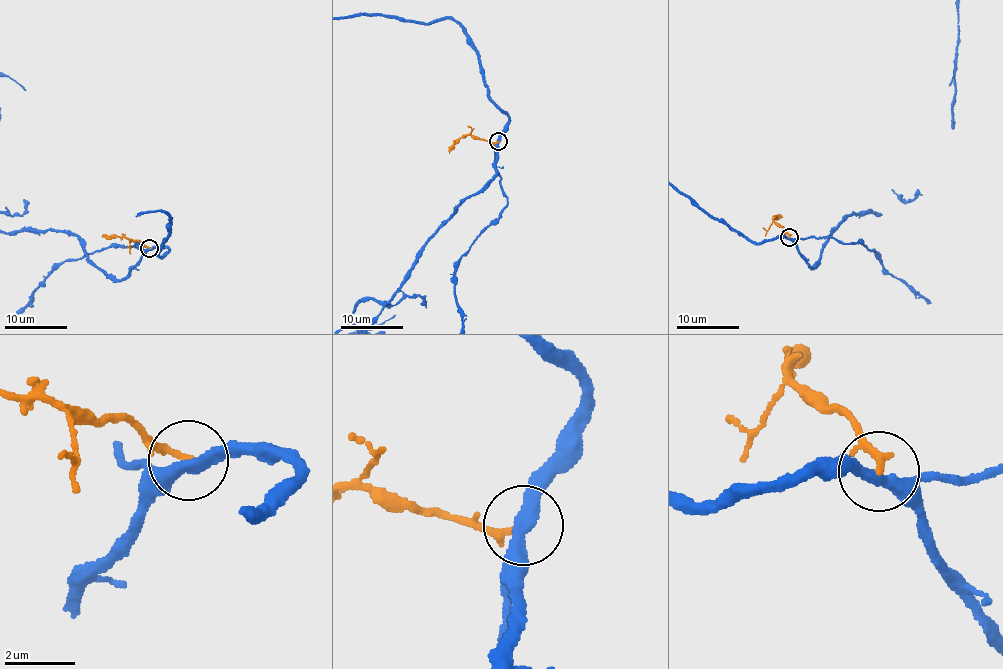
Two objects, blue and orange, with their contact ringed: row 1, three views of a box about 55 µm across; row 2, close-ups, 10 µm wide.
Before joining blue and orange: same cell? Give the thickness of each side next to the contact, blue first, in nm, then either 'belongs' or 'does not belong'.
360/200 nm | does not belong

